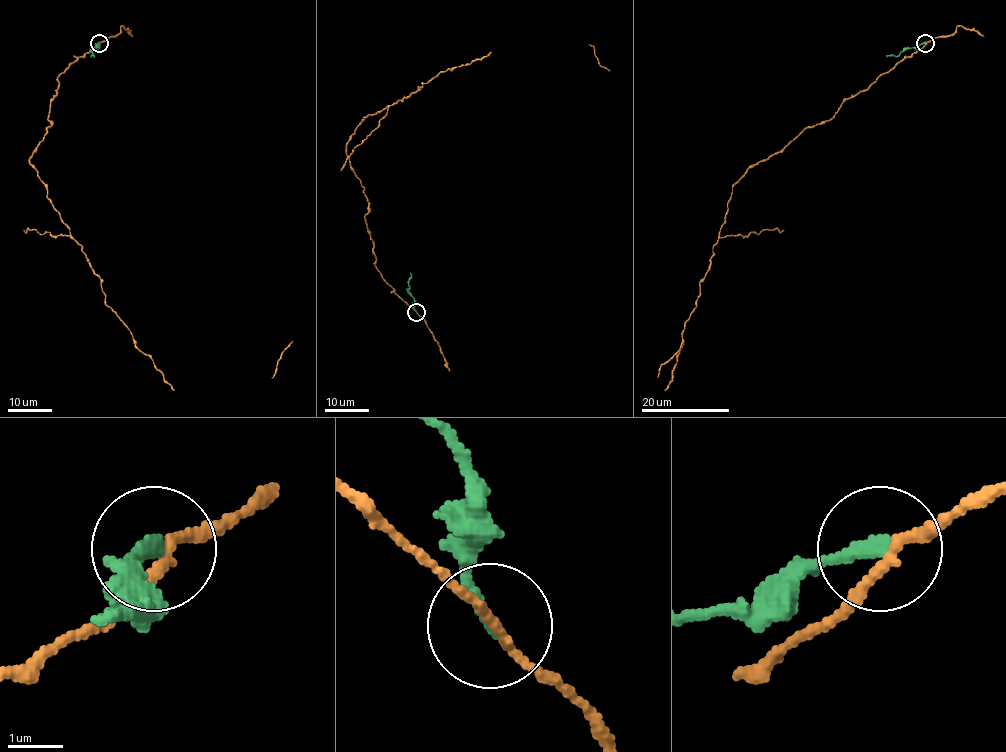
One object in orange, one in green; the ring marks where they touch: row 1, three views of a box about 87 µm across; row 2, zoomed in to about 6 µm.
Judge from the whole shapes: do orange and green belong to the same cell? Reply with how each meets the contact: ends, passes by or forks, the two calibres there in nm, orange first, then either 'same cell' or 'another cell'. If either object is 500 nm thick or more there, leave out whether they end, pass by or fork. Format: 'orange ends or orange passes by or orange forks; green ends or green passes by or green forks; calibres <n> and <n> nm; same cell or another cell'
orange passes by; green ends; calibres 150 and 240 nm; another cell

